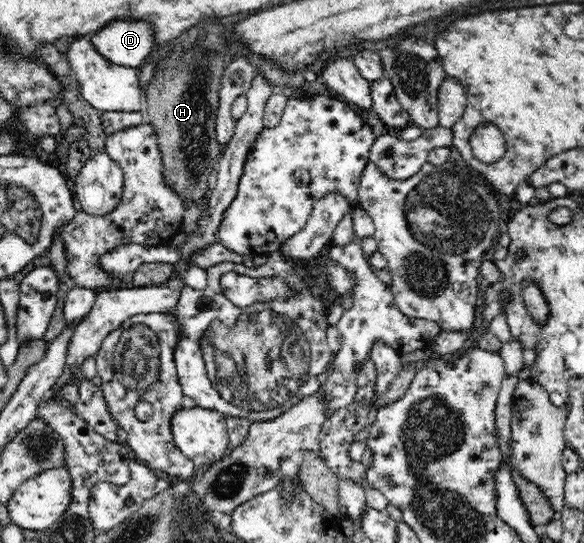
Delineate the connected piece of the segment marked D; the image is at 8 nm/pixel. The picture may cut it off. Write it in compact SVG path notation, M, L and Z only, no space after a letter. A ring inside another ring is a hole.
M115 18L89 38L93 47L115 65L140 68L156 47L152 22L140 18Z

